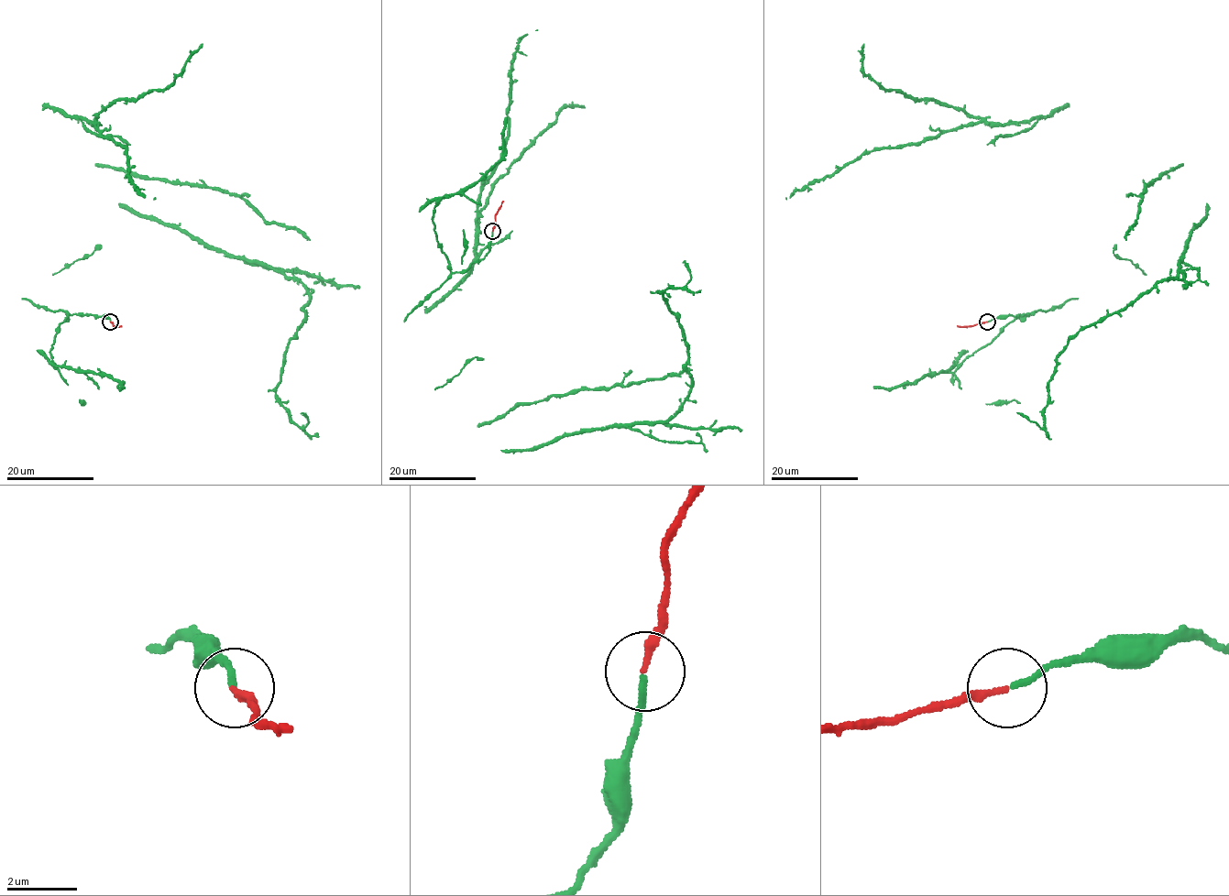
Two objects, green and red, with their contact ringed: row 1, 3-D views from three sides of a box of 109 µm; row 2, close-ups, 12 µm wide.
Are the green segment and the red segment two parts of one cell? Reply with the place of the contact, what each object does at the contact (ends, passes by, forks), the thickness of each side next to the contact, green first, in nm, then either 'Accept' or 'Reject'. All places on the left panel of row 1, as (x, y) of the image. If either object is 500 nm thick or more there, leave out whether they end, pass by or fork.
Place: (110, 322). At the ring green ends. At the ring red ends. Thickness 170 nm (green) against 190 nm. Accept

